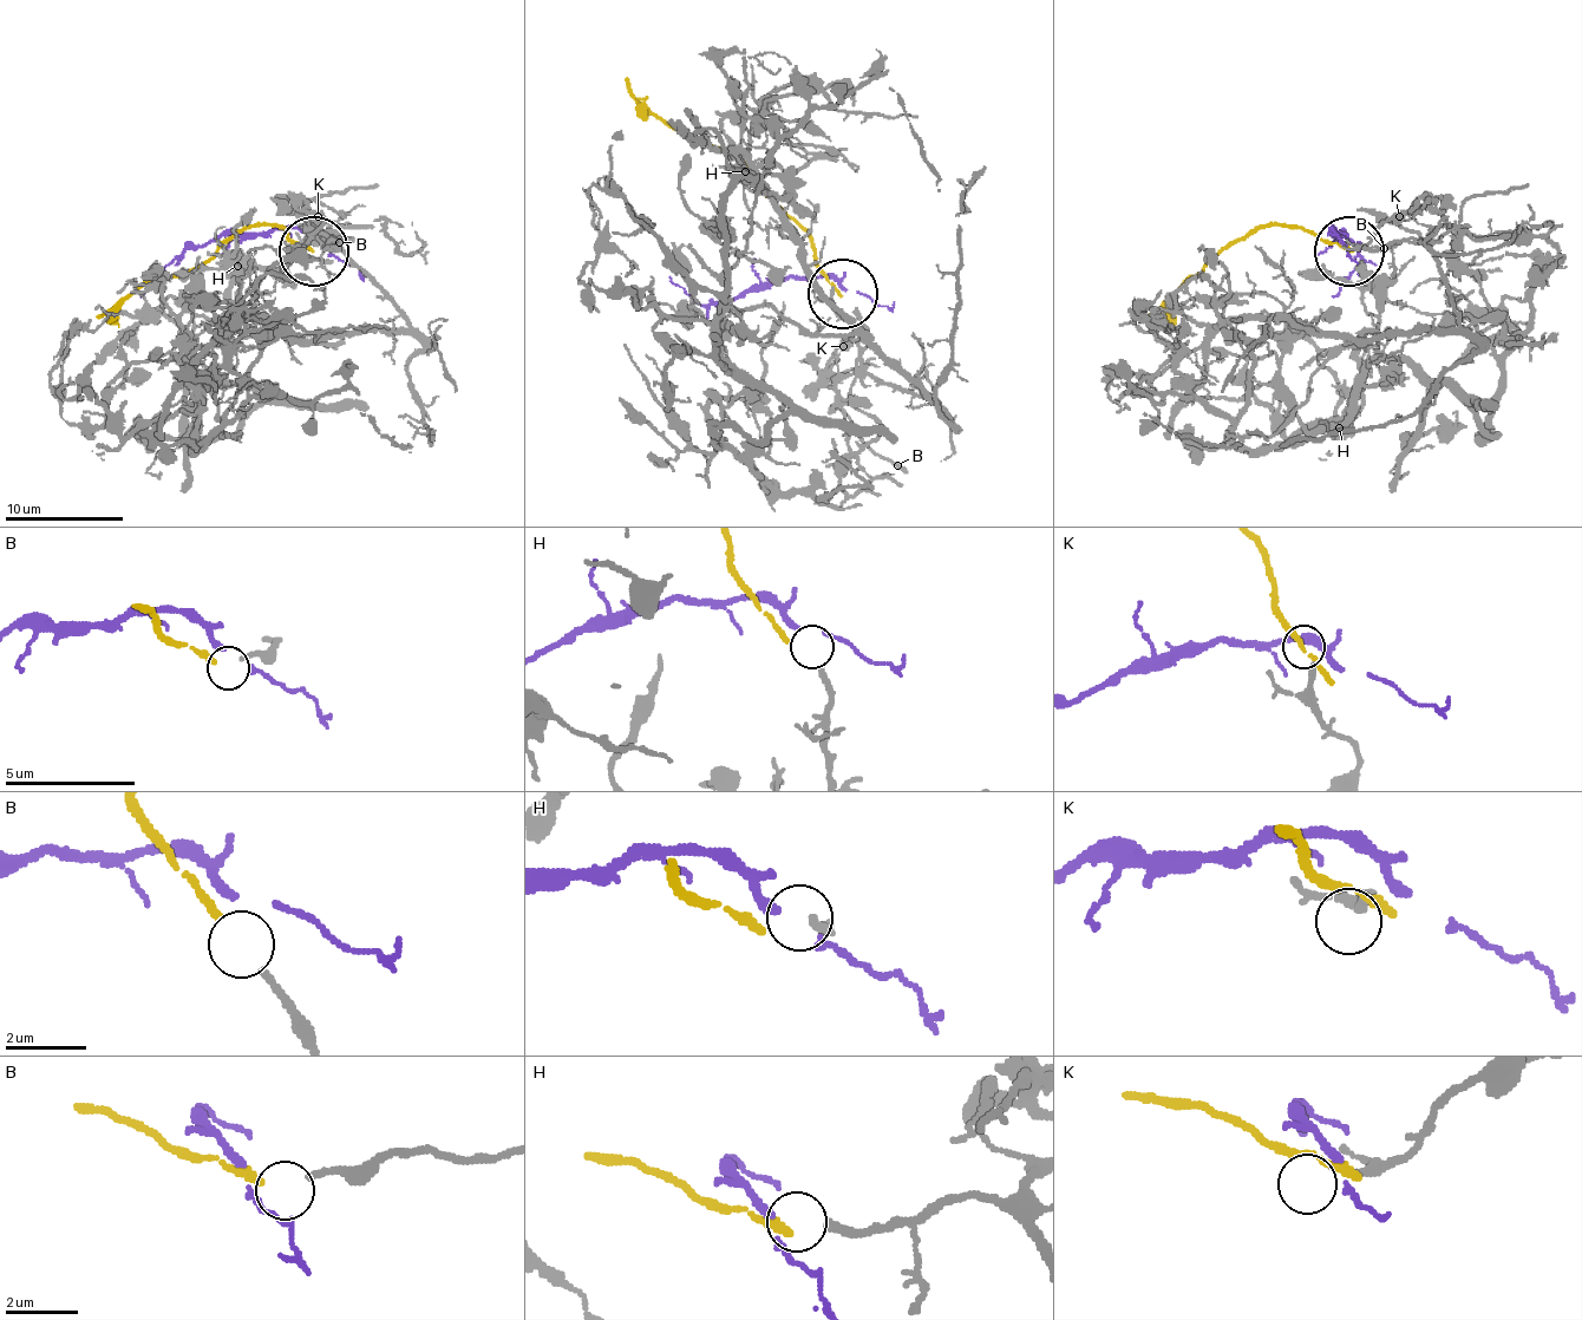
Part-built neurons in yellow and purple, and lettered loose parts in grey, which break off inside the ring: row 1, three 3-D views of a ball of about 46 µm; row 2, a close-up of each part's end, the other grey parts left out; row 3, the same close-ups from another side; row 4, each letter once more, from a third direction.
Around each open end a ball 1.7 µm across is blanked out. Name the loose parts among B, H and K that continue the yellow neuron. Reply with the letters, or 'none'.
B

